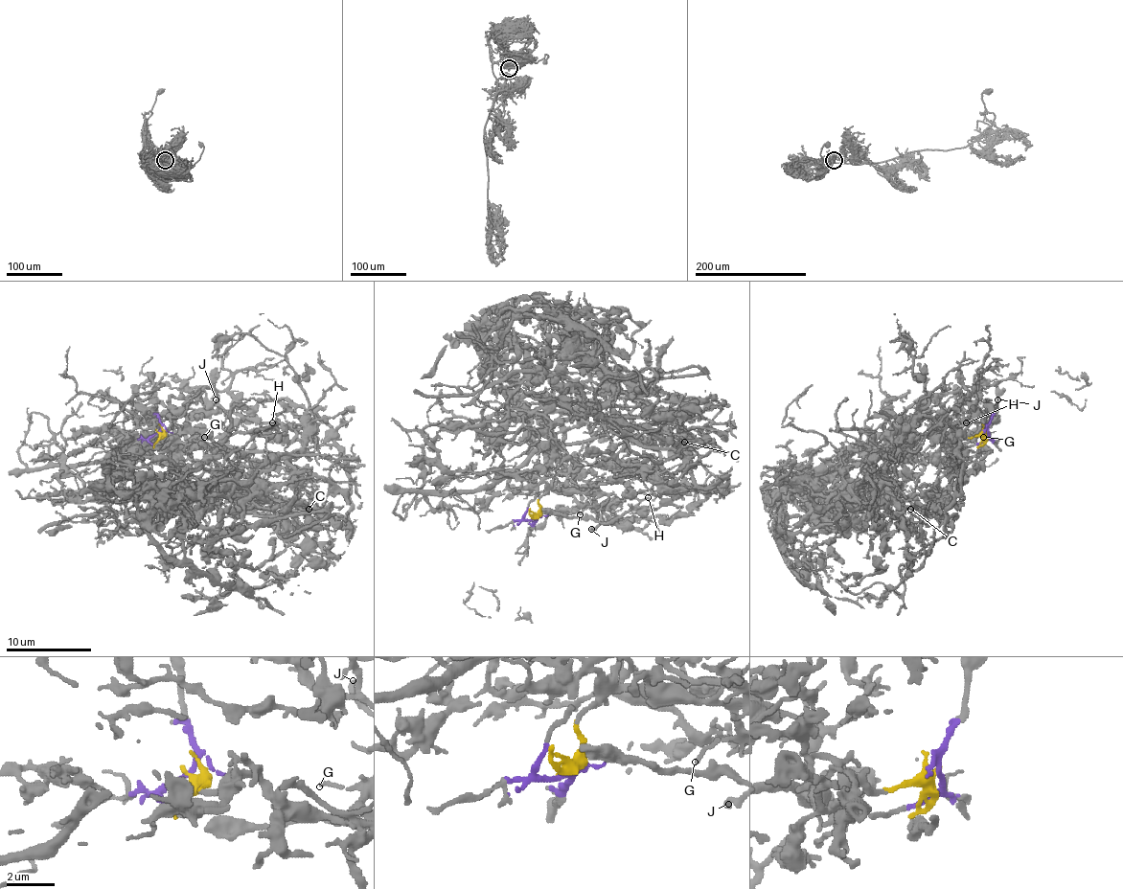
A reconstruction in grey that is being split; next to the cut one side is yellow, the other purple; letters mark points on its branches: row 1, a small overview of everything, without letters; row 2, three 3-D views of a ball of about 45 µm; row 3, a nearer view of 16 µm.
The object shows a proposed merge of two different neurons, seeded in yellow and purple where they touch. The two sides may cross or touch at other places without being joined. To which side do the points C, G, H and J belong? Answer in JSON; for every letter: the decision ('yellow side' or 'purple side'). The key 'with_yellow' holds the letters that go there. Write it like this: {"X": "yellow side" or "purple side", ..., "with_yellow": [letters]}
{"C": "yellow side", "G": "yellow side", "H": "yellow side", "J": "yellow side", "with_yellow": ["C", "G", "H", "J"]}

